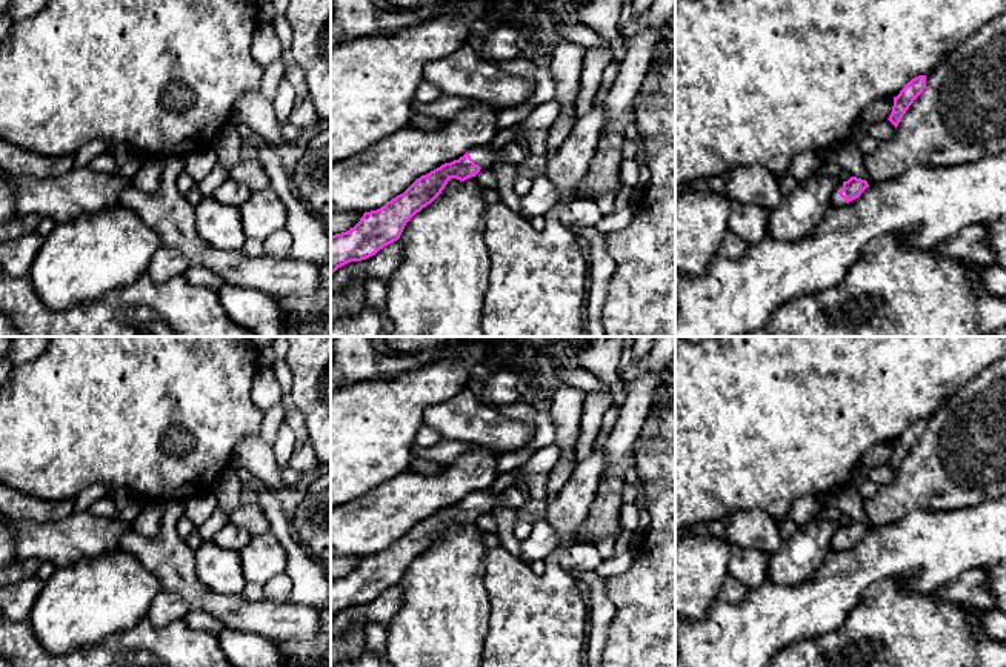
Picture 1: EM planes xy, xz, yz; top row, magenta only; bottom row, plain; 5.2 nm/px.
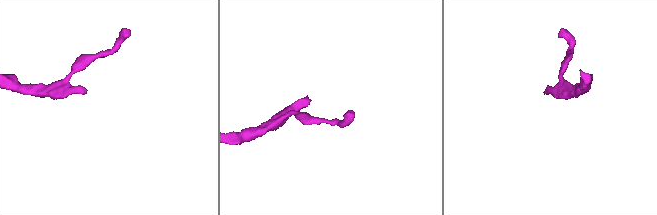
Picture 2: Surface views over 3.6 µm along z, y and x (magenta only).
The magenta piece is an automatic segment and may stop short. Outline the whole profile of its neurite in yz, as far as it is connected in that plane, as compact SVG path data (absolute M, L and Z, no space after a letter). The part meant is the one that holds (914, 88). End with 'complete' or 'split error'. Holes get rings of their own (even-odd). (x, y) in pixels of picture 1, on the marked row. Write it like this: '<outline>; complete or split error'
M918 75L912 78L897 97L894 97L892 112L889 115L889 121L897 128L901 121L903 115L914 103L914 100L923 92L926 88L926 75Z; complete

